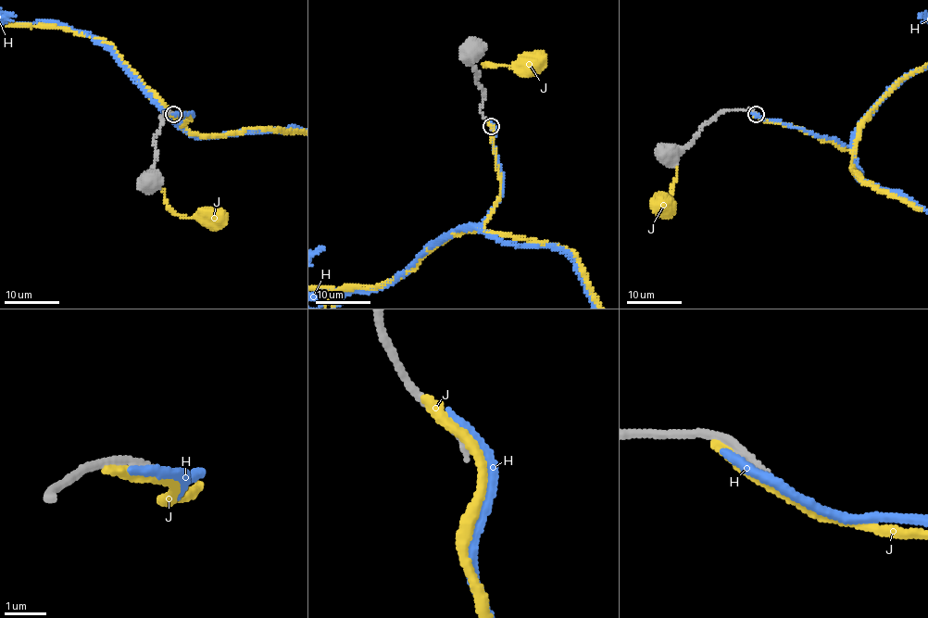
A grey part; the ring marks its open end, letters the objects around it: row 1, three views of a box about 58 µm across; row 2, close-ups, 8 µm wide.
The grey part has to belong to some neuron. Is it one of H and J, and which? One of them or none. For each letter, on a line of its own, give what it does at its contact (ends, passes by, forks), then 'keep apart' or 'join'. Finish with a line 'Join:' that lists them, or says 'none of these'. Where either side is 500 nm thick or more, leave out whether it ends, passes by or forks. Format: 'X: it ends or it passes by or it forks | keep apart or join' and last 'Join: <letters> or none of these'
H: it ends | keep apart
J: it ends | keep apart
Join: none of these

